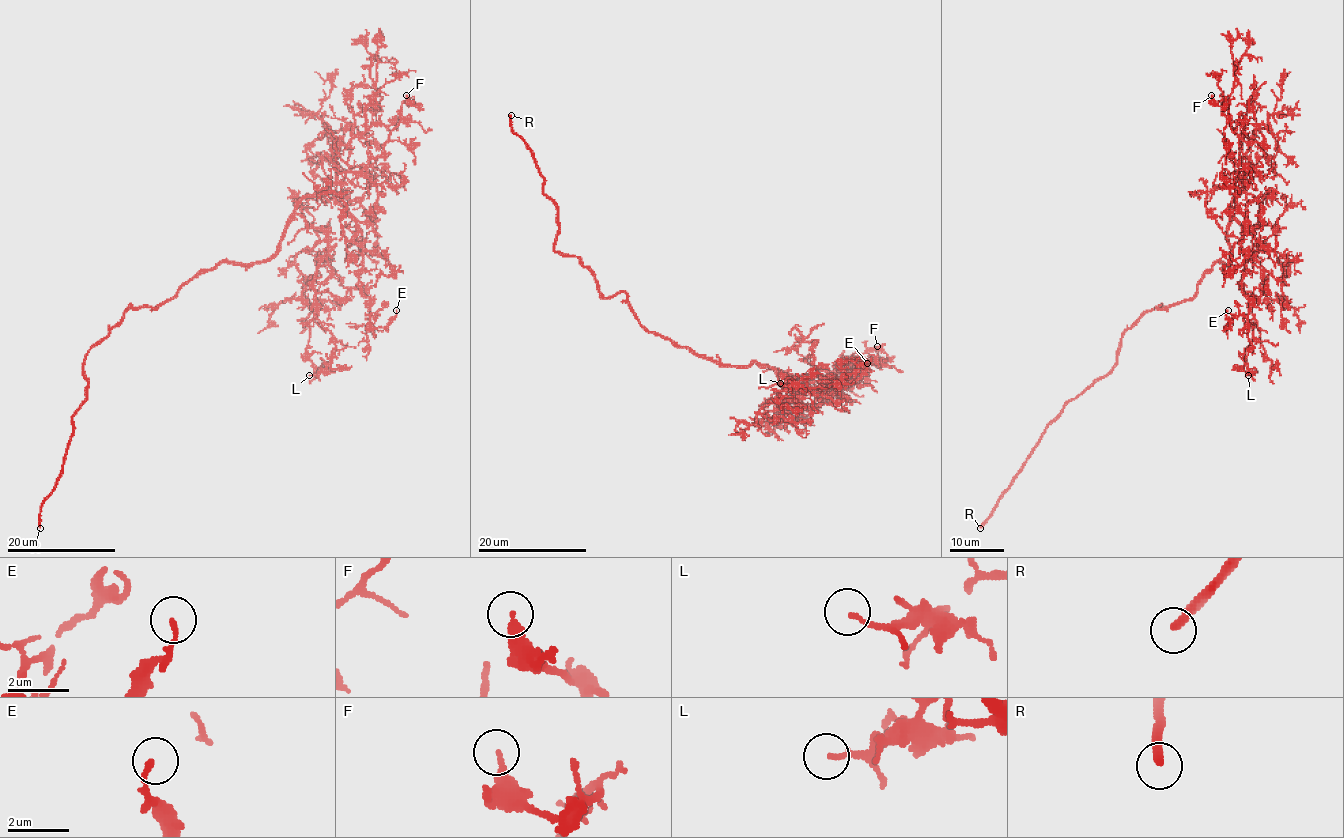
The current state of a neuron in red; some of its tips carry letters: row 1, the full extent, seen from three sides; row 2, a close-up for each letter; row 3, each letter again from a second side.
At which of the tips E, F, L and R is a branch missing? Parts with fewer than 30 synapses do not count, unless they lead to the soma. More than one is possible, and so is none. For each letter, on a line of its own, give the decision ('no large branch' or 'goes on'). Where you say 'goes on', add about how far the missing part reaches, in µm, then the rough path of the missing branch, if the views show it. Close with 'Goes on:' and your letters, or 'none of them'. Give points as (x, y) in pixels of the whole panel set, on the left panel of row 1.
E: no large branch
F: no large branch
L: no large branch
R: goes on; missing 10 µm
Goes on: R

